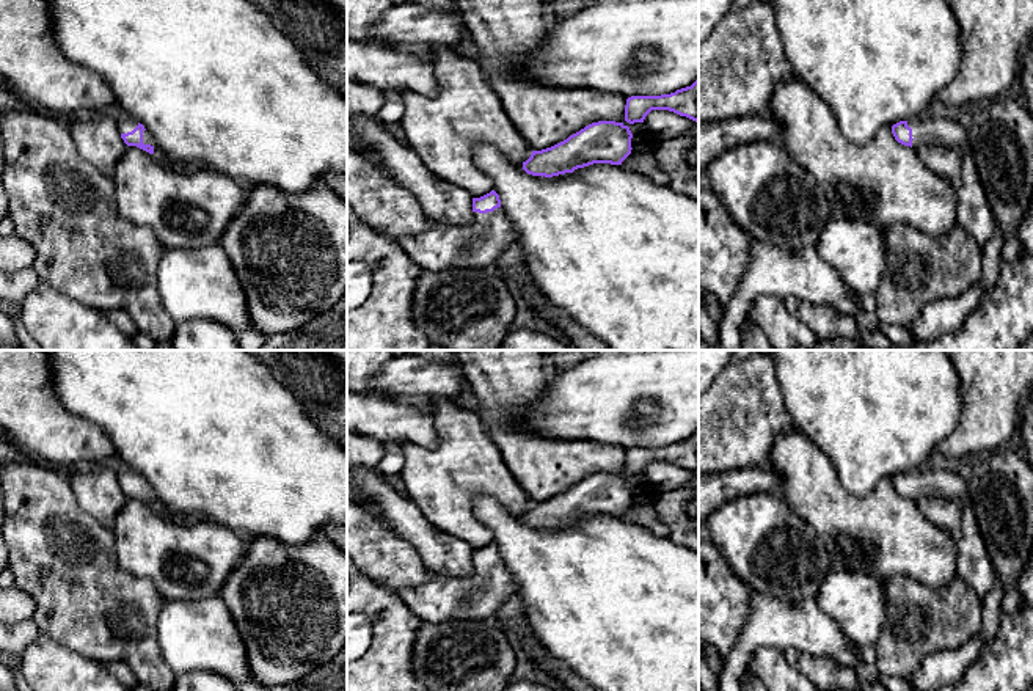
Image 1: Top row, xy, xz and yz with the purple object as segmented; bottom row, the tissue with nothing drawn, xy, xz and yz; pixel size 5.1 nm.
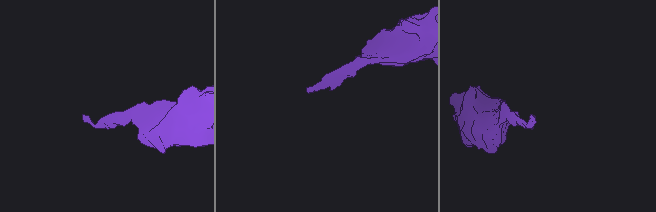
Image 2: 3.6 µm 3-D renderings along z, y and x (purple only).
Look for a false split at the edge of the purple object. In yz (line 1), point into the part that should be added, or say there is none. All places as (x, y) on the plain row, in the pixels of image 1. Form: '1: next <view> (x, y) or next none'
1: next yz (974, 566)

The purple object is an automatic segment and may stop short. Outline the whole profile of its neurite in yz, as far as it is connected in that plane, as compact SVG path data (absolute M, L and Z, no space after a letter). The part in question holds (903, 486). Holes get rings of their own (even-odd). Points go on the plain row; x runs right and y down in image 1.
M928 466L892 477L895 492L904 498L918 499L923 495L953 498L961 503L961 529L958 542L958 573L983 601L995 587L997 573L991 565L978 529L975 512L969 499L967 484L950 470L934 471Z

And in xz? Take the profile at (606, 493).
M592 474L551 499L532 503L523 521L532 528L553 529L593 515L622 517L631 506L631 490L623 474Z

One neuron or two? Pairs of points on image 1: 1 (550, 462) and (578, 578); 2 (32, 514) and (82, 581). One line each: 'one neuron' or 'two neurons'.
1: two neurons
2: one neuron

